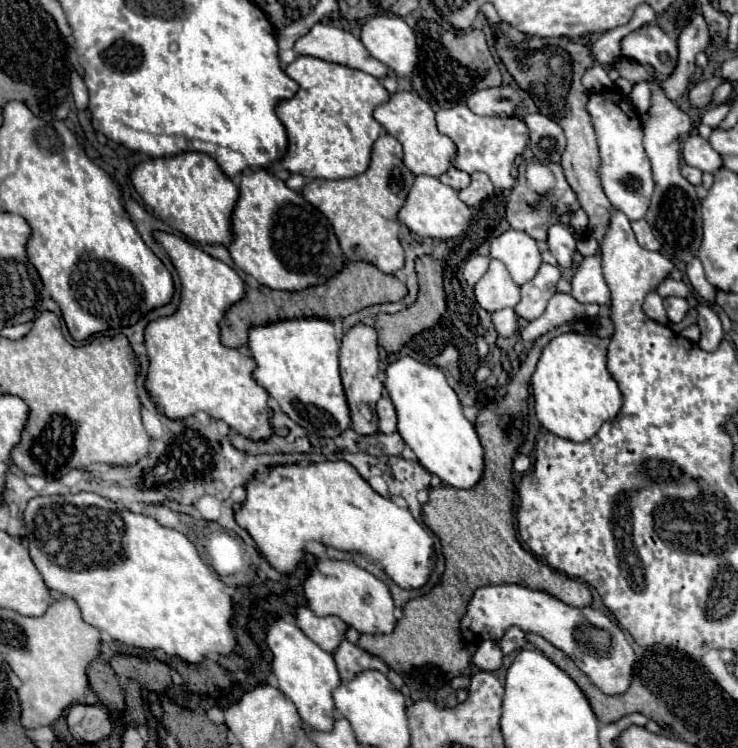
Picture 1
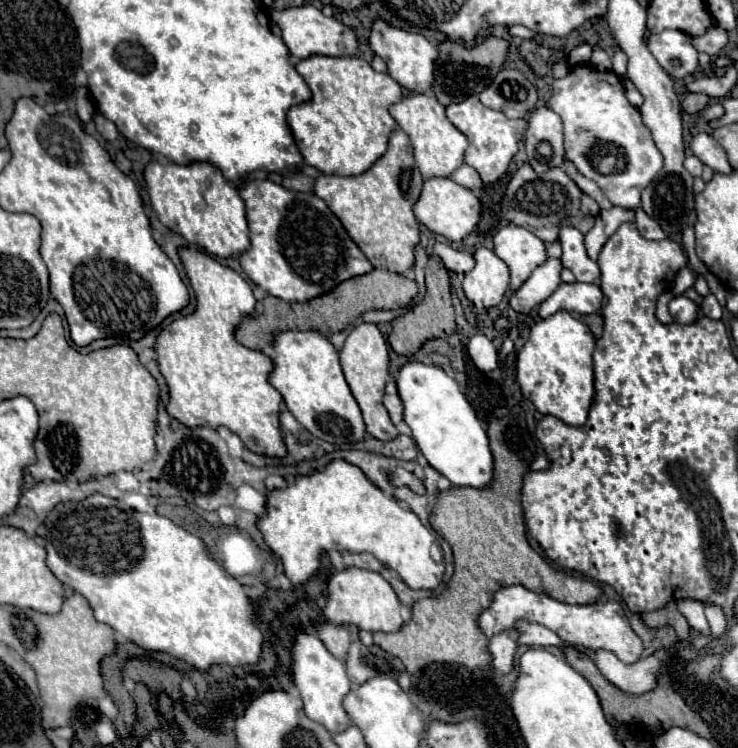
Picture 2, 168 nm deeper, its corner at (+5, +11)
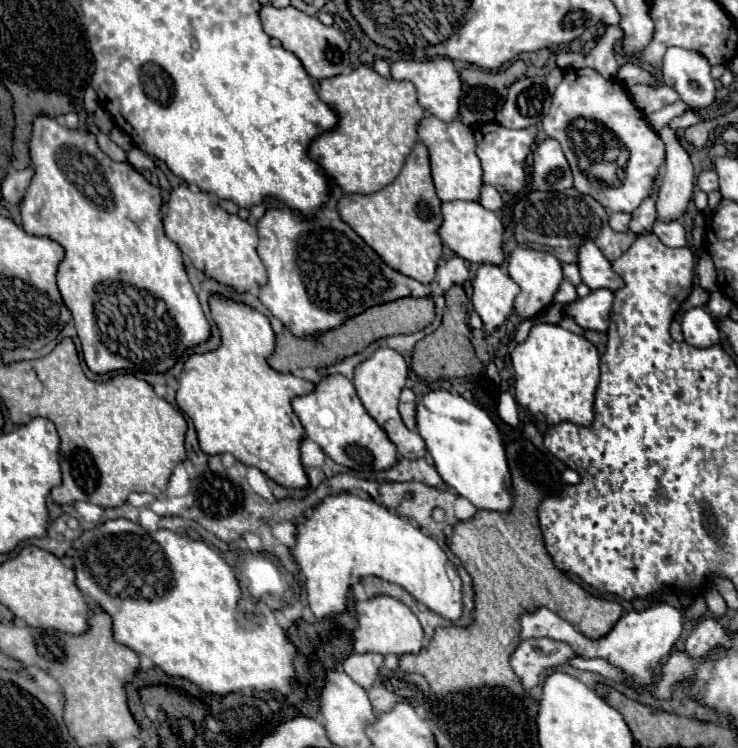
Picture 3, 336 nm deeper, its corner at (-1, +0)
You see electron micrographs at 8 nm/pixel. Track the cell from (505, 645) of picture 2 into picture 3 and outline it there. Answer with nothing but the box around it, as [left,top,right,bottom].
[510,639,576,691]

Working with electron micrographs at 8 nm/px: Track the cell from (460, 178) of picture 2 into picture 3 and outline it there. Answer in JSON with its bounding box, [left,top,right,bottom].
[478,185,502,211]

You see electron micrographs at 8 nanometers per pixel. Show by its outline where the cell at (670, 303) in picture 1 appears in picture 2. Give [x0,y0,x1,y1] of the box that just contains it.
[670,296,698,324]

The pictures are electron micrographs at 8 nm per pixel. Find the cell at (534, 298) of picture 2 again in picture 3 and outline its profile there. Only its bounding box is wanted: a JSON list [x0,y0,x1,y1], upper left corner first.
[554,281,576,305]

